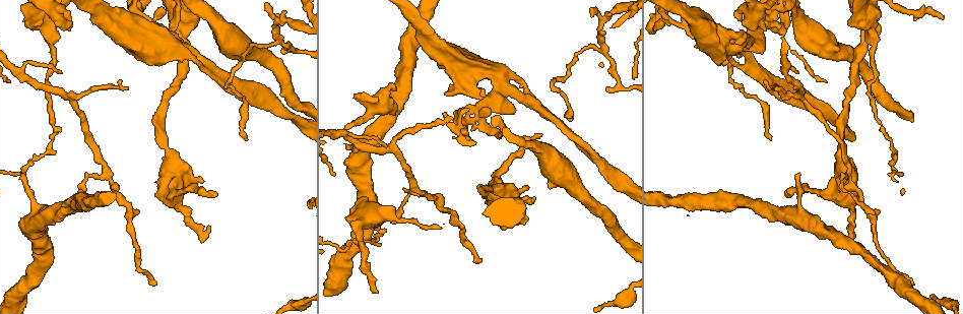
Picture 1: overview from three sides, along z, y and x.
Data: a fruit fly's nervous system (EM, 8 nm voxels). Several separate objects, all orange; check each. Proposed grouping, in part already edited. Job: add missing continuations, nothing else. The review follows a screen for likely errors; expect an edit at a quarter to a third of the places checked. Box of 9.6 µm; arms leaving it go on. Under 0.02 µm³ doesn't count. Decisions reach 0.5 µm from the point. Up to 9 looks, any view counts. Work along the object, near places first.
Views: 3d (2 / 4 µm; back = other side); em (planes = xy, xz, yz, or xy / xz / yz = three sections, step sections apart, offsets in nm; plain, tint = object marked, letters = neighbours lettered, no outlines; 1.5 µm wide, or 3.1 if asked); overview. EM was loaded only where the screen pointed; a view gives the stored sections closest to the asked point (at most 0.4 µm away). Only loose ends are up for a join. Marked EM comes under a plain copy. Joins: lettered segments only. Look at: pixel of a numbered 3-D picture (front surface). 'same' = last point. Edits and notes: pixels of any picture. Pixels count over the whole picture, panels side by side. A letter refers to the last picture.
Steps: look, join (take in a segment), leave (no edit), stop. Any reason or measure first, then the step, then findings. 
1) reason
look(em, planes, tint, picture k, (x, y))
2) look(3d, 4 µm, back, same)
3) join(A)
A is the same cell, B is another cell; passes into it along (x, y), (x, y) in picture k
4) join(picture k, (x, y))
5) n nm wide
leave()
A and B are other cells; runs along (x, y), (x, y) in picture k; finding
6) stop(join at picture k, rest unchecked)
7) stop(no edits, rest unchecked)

thick end
look(3d, 2 µm, picture 1, (527, 189))

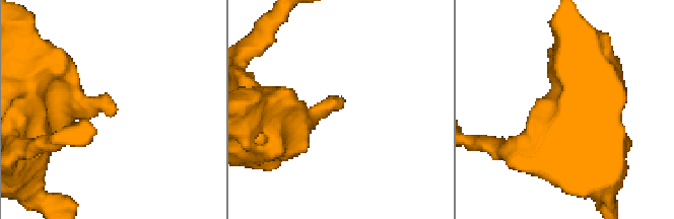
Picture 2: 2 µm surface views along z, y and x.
now the EM
look(em, planes, letters, picture 2, (115, 108))

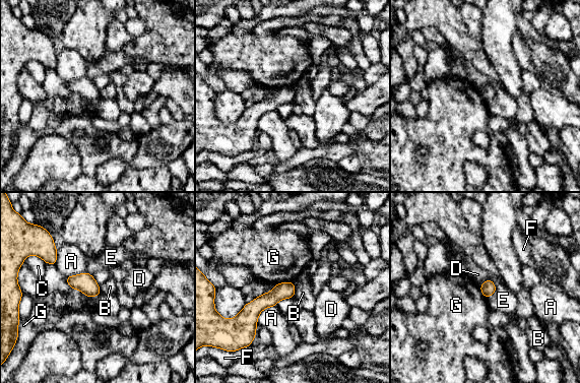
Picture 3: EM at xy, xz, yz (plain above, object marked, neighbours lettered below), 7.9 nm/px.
leave()
A, B, C, D, E, F and G are other cells; runs along (291, 284), (260, 303), (241, 321) in picture 3; none of them fits

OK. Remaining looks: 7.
free end
look(em, xy, step 4, tint, picture 1, (800, 174))

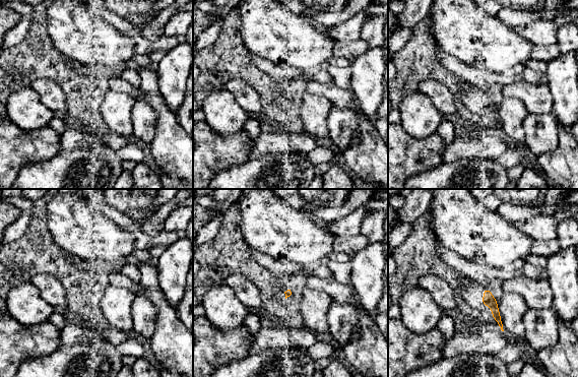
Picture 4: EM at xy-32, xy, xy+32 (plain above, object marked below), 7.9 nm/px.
look(em, planes, letters, same)

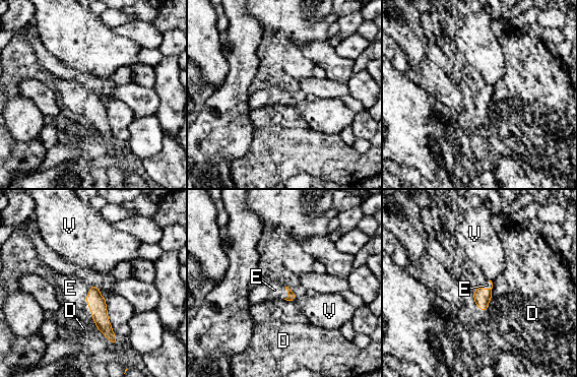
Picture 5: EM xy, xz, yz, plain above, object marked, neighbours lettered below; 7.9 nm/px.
join(E)
E is the same cell, D and V are other cells; it goes on there

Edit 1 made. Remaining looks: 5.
free end
look(3d, 4 µm, picture 1, (605, 88))

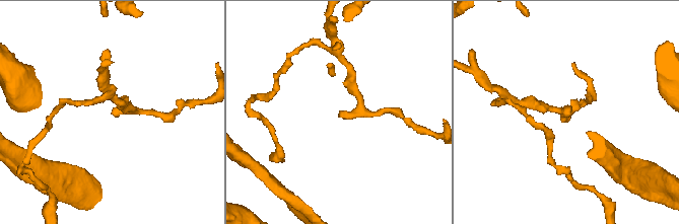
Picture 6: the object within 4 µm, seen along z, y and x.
now the EM
look(em, xz, step 4, letters, picture 6, (113, 113))

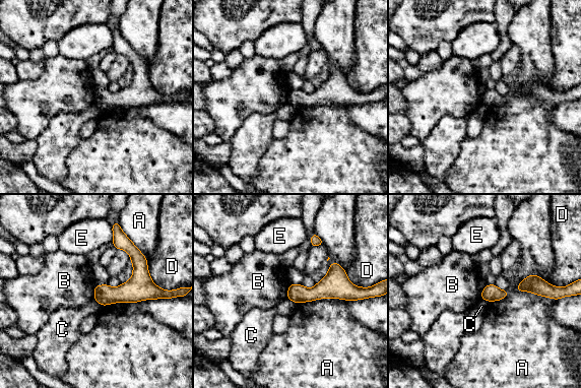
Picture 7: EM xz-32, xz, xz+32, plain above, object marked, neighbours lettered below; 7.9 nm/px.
cut it another way
look(em, xy, step 4, letters, same)

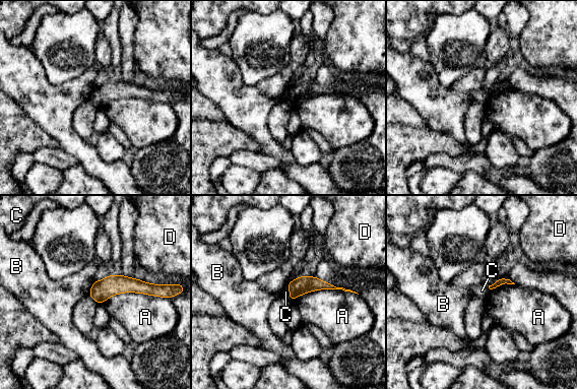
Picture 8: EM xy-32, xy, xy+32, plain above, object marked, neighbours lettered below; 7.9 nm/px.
leave()
A, B, C and D are other cells; runs along (154, 288), (110, 285), (92, 294) in picture 8; no lettered segment goes on from it

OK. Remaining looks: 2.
end of a long branch
look(em, xy, step 8, tint, picture 1, (375, 292))

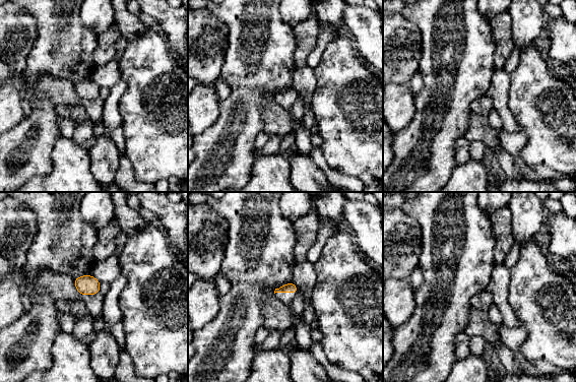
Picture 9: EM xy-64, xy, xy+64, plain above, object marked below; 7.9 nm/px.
another direction
look(em, yz, step 8, letters, same)

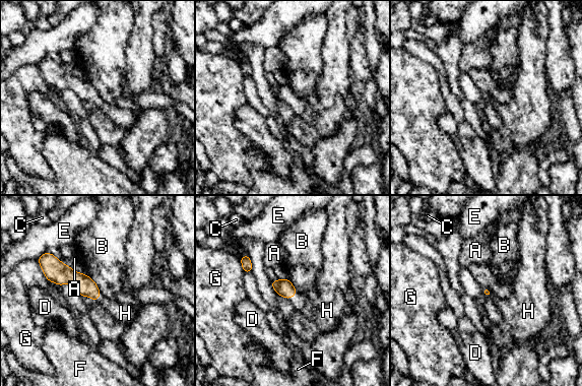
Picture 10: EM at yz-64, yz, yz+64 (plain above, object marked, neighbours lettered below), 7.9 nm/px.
join(H)
H is the same cell, A, B, C, D, E, F and G are other cells; passes into it along (86, 286), (98, 296), (124, 313) in picture 10; it goes on there

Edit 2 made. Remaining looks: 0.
stop(join at picture 5, join at picture 10, rest unchecked)

